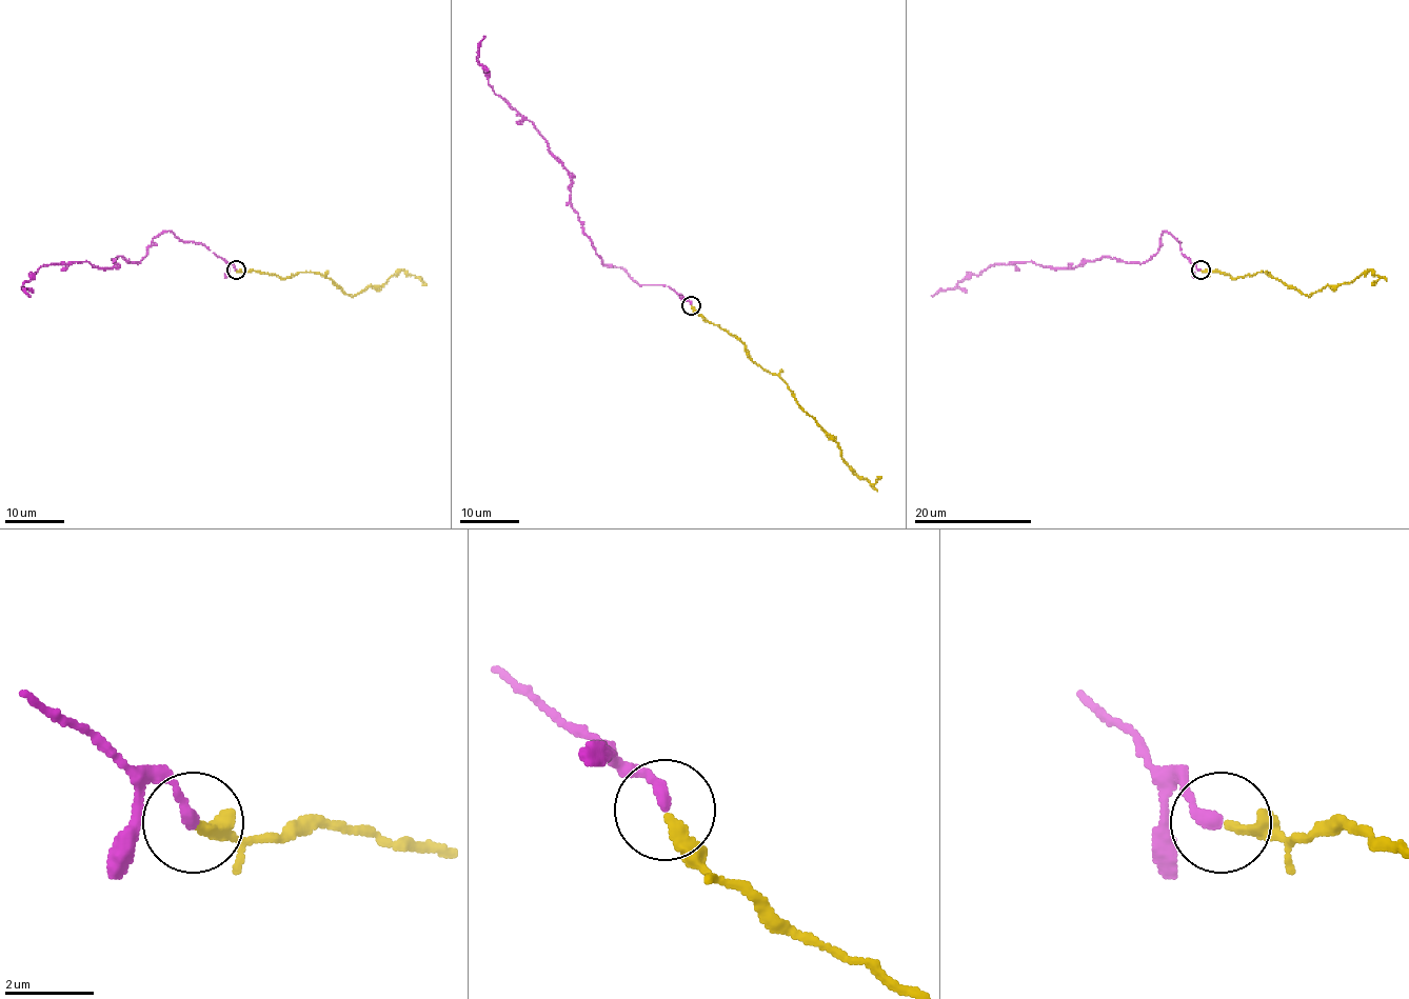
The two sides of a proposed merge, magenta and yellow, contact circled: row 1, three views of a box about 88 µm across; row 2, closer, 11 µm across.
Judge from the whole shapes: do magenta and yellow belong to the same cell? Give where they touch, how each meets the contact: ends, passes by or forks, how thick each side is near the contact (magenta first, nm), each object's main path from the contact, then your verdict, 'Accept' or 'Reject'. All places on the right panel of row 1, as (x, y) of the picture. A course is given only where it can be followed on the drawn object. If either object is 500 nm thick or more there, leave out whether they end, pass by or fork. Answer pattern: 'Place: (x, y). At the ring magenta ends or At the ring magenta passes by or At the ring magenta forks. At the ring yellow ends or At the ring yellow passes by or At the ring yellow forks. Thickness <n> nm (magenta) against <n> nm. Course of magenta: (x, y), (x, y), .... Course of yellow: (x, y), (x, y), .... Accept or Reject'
Place: (1201, 270). At the ring magenta ends. At the ring yellow ends. Thickness 280 nm (magenta) against 280 nm. Course of magenta: (1201, 271), (1165, 231), (1157, 252), (1142, 263), (1105, 256), (1075, 267), (1020, 261), (990, 266), (931, 296). Course of yellow: (1201, 271), (1218, 271), (1233, 278), (1268, 274), (1311, 296), (1370, 271), (1378, 278), (1371, 285). Accept

